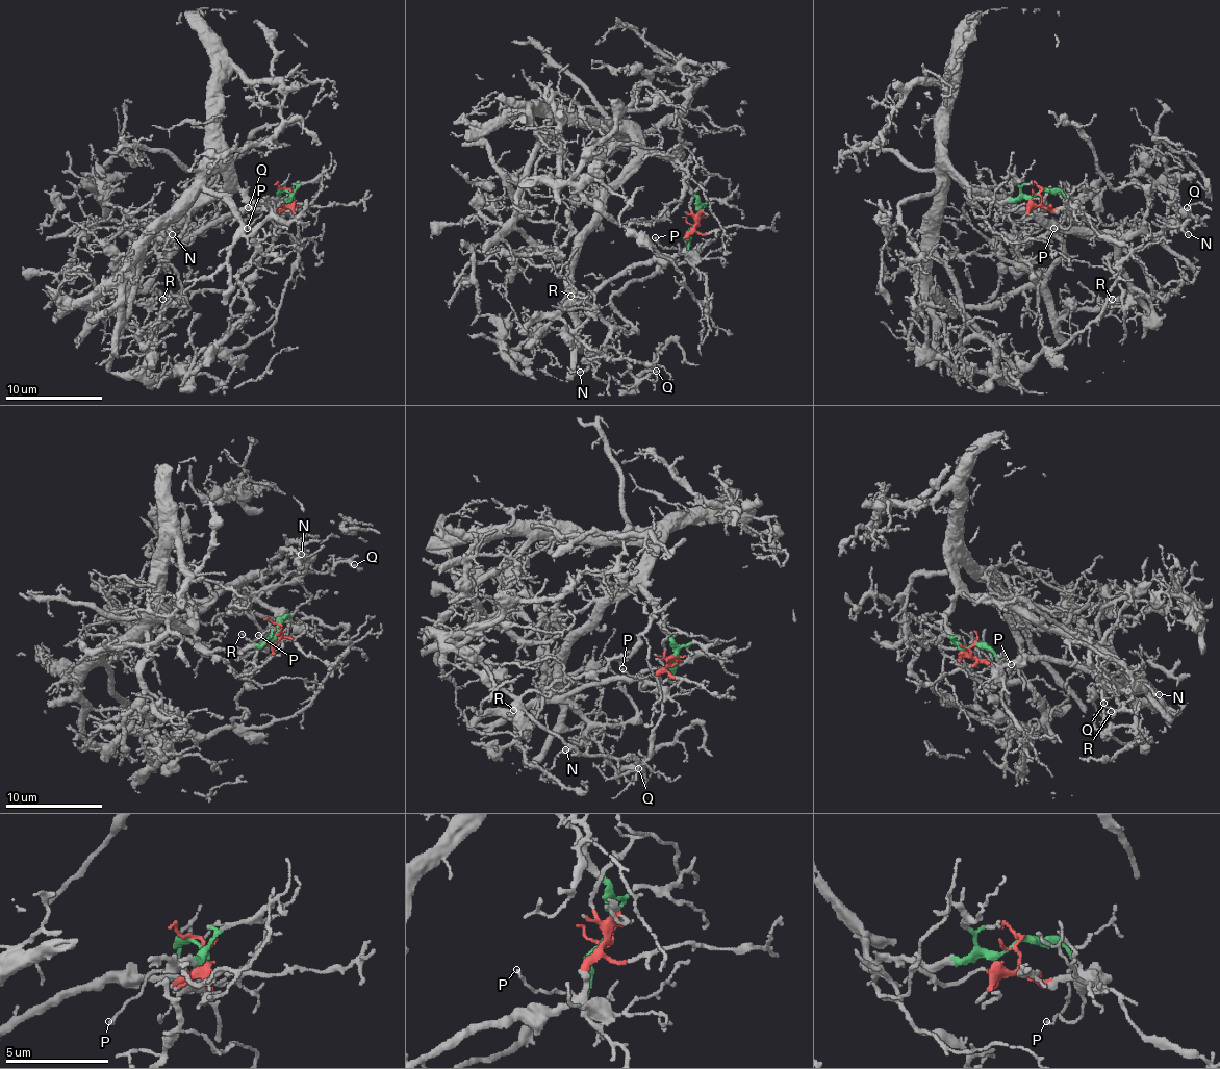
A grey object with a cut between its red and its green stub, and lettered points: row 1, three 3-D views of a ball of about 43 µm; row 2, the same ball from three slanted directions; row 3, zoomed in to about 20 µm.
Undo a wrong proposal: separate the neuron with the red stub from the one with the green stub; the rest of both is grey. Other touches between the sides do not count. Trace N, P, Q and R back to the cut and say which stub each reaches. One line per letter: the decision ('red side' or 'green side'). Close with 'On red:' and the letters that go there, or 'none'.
N: red side
P: green side
Q: red side
R: red side
On red: N, Q, R

